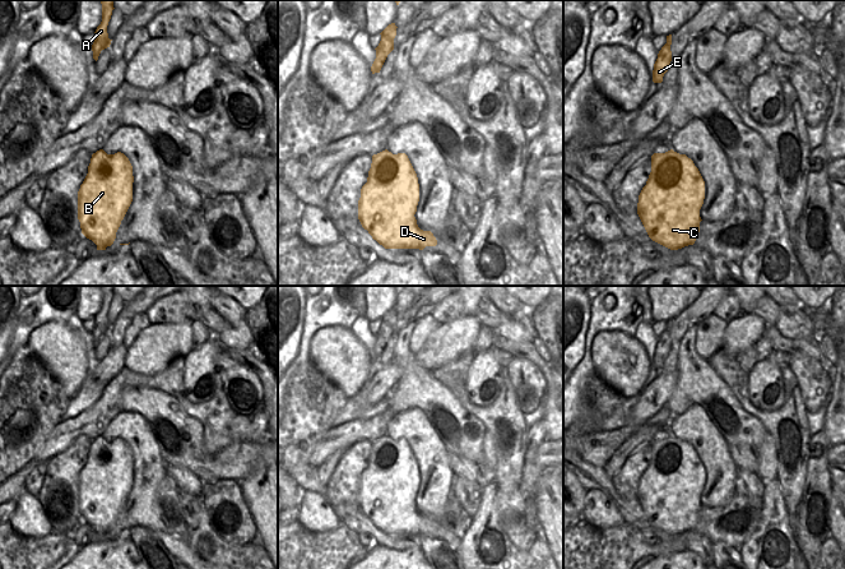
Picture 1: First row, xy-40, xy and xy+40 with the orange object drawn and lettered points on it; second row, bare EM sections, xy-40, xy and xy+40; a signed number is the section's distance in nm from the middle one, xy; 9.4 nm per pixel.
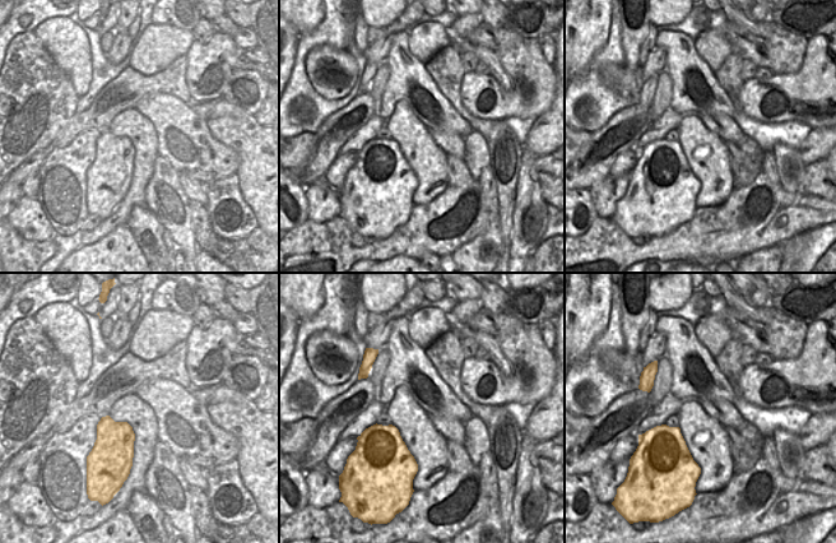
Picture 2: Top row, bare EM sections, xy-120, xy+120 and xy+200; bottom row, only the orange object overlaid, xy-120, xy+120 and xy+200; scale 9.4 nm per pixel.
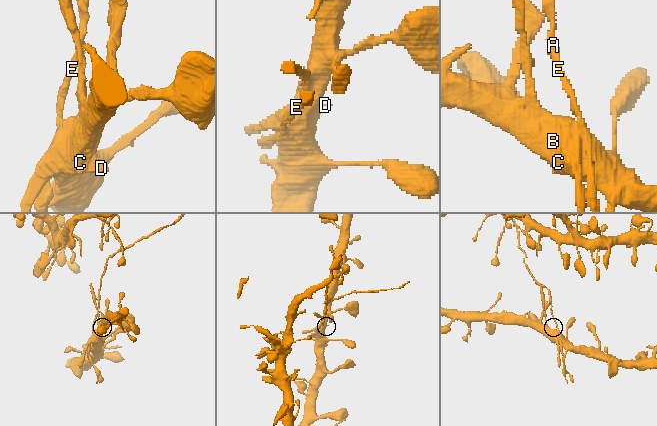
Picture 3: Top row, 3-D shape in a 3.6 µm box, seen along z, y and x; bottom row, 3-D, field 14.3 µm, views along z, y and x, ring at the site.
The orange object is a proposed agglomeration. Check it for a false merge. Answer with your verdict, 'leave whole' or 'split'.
split

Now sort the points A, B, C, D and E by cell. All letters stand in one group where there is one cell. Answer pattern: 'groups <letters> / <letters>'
groups A E / B C D

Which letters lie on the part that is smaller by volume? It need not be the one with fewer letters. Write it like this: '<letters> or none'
A, E

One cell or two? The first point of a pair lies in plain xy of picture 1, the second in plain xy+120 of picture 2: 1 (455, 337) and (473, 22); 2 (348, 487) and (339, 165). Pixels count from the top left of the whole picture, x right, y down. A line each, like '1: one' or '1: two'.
1: one
2: one

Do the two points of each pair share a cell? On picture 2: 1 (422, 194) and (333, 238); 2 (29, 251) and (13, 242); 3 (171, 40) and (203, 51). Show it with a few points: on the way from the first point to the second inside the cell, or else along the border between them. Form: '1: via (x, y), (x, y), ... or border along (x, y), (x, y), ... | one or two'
1: border along (442, 193), (426, 204), (414, 205) | two
2: via (26, 251), (17, 246) | one
3: border along (194, 38), (185, 54) | two

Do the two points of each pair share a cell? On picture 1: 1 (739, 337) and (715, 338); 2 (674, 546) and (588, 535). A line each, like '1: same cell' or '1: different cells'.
1: different cells
2: same cell

